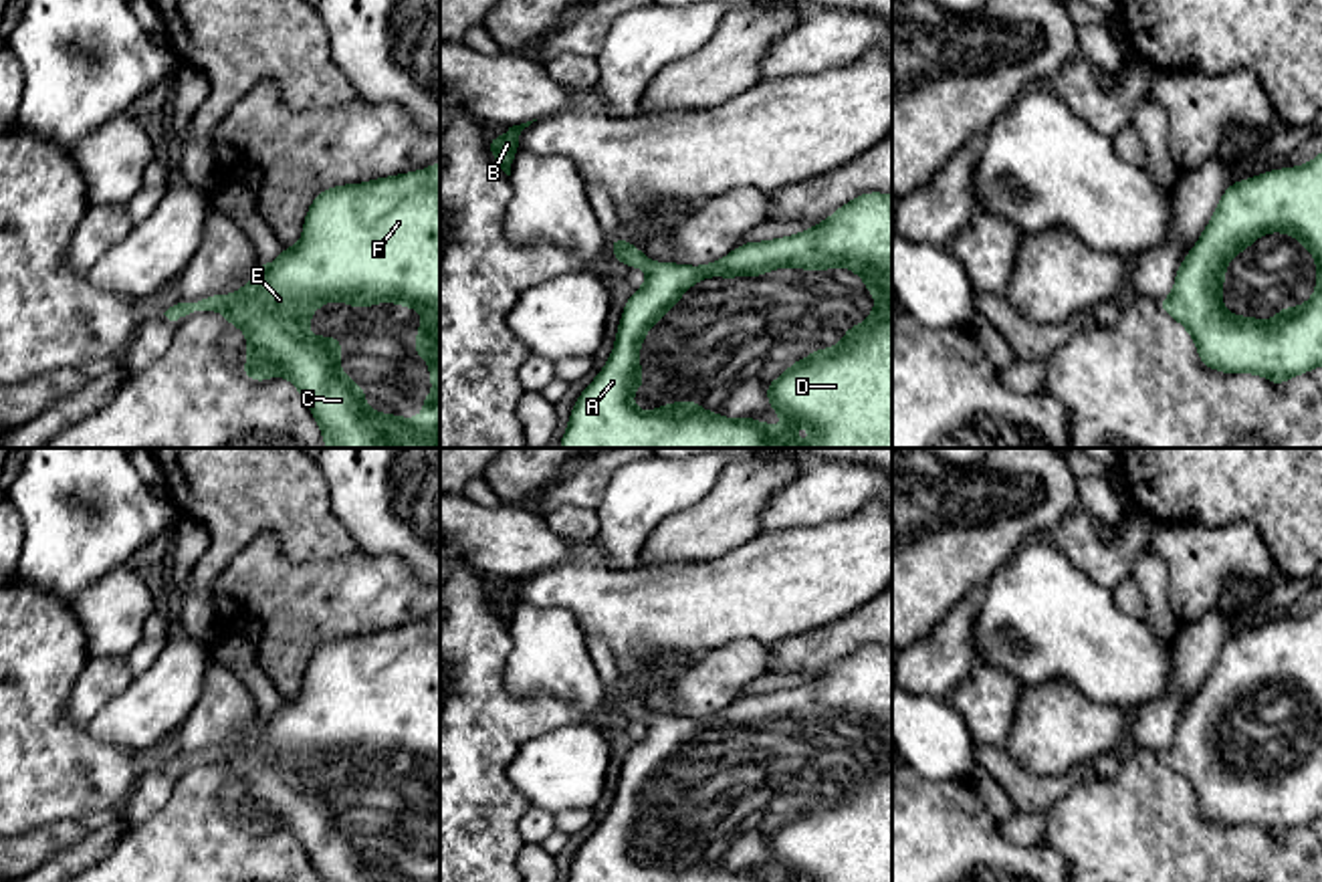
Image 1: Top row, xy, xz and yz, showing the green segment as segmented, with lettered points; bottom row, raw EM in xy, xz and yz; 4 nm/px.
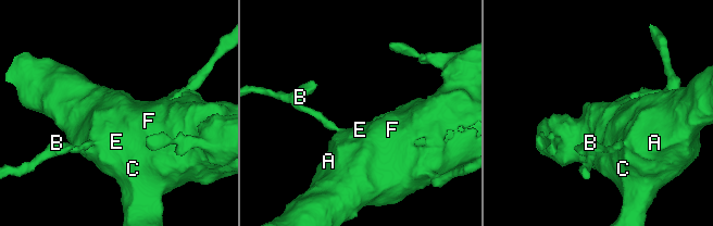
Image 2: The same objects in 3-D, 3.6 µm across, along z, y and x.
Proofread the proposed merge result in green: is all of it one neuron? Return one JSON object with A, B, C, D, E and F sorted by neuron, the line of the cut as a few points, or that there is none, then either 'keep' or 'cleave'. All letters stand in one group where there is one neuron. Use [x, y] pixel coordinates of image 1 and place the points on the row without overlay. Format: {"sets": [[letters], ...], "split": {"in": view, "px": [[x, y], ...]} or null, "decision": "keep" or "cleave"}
{"sets": [["A", "B", "C", "D", "E", "F"]], "split": null, "decision": "keep"}

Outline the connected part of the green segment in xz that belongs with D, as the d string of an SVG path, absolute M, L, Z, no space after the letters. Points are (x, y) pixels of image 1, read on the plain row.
M860 646L840 658L823 674L795 686L763 694L745 694L717 714L688 719L654 714L644 702L626 690L612 690L614 710L630 721L646 719L646 735L634 743L622 763L614 803L595 832L577 850L567 882L779 882L775 876L761 876L757 870L729 872L721 864L700 860L692 850L686 854L662 856L644 864L632 856L632 846L648 836L640 819L640 795L646 785L662 773L662 767L680 755L684 743L704 731L761 729L771 721L795 719L803 723L830 723L846 719L866 733L864 743L874 745L874 765L864 777L850 777L842 795L830 801L813 799L807 811L789 815L789 821L775 834L765 836L769 860L777 862L785 882L805 876L811 882L892 882L892 646Z

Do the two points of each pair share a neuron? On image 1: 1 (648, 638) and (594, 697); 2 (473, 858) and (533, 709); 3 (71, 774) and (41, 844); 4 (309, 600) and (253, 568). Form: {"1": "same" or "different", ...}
{"1": "different", "2": "same", "3": "different", "4": "same"}

